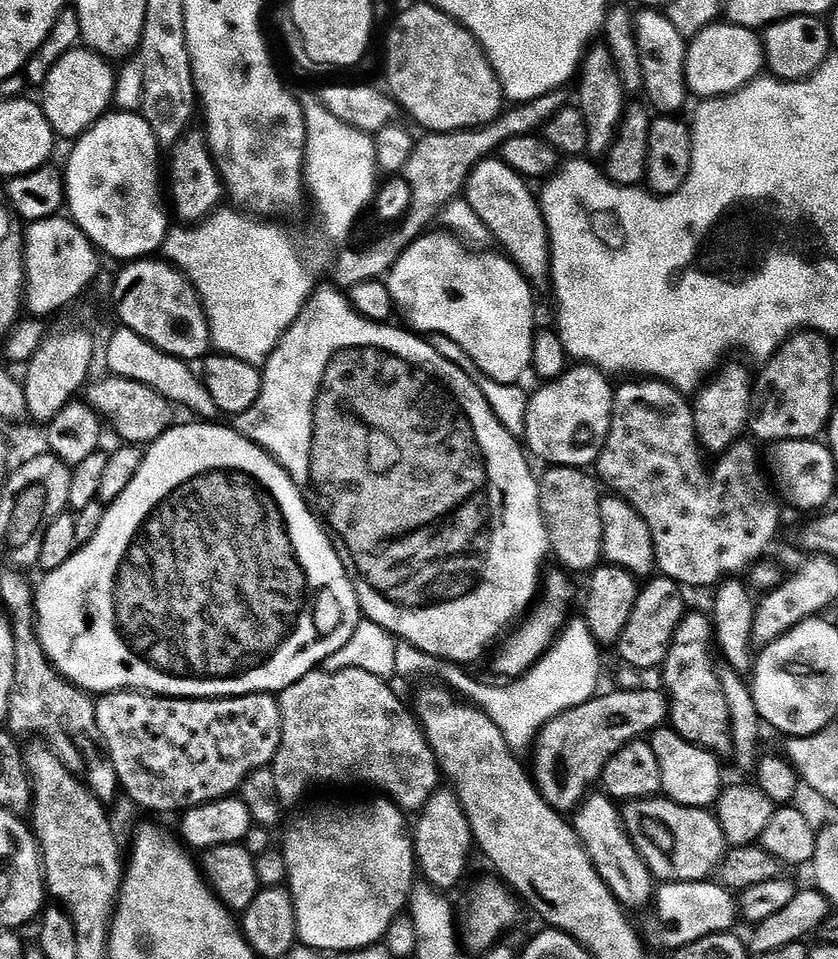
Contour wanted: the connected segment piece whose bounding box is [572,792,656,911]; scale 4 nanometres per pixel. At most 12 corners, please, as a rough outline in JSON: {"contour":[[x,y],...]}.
{"contour":[[594,792],[573,828],[599,876],[631,911],[656,880],[621,807]]}

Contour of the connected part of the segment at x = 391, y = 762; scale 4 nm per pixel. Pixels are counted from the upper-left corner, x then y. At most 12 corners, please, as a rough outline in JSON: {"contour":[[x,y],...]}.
{"contour":[[364,670],[279,693],[281,805],[369,784],[408,814],[437,792],[413,709]]}

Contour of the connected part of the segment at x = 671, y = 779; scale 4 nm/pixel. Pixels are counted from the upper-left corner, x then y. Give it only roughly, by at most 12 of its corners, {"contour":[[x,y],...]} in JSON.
{"contour":[[664,726],[651,746],[667,799],[713,807],[721,760]]}

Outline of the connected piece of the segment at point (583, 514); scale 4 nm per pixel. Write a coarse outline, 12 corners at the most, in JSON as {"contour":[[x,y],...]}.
{"contour":[[591,471],[539,477],[551,555],[569,573],[604,560],[601,485]]}

